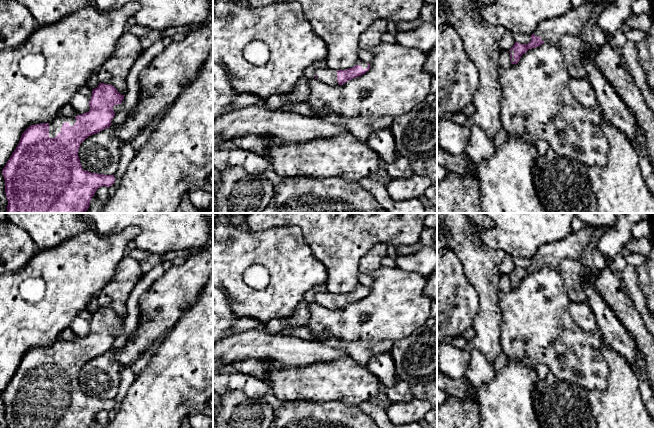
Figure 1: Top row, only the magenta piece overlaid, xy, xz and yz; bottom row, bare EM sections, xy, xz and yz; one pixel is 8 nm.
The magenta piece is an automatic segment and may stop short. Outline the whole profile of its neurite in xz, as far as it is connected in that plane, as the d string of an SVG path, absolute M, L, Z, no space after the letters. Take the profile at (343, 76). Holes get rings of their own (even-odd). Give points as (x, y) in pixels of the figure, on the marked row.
M361 60L356 62L356 65L353 68L346 70L333 70L330 68L326 69L317 69L315 74L315 79L320 80L321 82L335 86L343 85L347 81L362 76L370 69L370 64L363 62Z

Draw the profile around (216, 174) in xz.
M213 166L213 213L215 213L215 195L217 191L221 187L221 174L220 171L218 171L214 166Z

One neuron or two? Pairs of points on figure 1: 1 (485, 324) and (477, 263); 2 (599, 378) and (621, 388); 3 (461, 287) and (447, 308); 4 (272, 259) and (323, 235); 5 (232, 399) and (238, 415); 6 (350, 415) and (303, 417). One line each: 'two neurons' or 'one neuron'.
1: one neuron
2: two neurons
3: one neuron
4: two neurons
5: one neuron
6: one neuron

